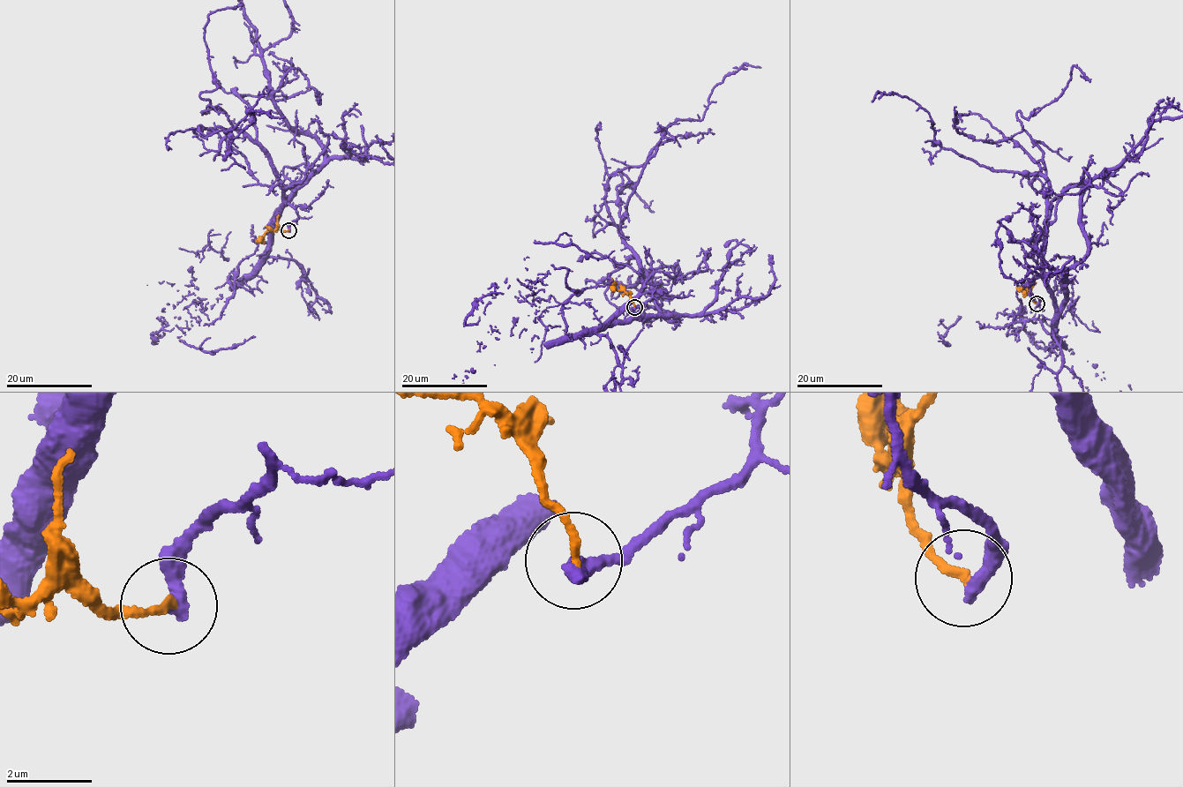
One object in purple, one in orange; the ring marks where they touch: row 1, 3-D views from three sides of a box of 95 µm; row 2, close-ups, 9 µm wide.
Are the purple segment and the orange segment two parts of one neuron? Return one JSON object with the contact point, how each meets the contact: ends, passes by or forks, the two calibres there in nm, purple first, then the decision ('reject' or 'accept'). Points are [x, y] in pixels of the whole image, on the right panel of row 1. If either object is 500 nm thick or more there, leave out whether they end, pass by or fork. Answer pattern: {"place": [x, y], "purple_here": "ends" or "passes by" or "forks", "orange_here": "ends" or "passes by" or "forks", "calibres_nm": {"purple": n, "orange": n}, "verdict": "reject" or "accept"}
{"place": [1036, 303], "purple_here": "ends", "orange_here": "ends", "calibres_nm": {"purple": 400, "orange": 200}, "verdict": "reject"}

